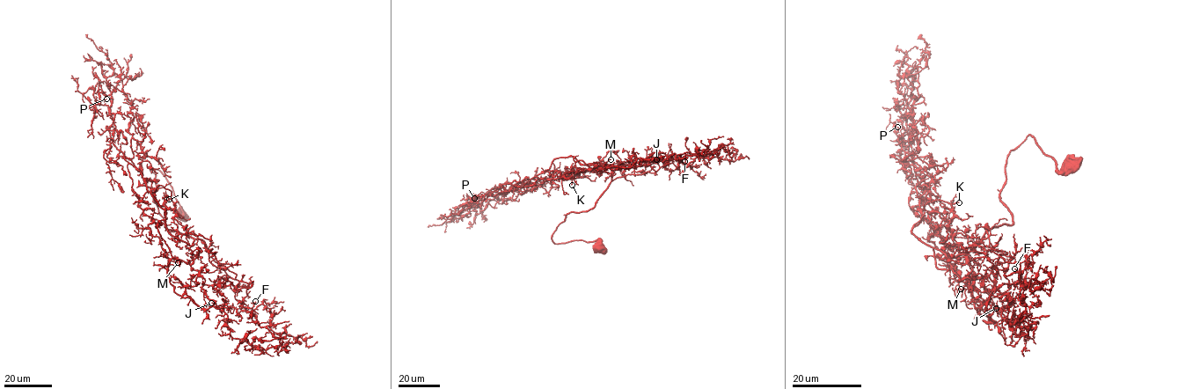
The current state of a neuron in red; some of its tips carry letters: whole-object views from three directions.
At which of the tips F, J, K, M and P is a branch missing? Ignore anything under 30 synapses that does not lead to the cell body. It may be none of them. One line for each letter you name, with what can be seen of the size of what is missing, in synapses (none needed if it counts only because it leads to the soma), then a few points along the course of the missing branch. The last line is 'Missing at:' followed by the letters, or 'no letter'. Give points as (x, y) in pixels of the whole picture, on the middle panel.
F: about 80 synapses; missing branch runs (684, 161), (689, 158), (698, 160)
K: about 30 synapses; missing branch runs (572, 185), (563, 189), (553, 188)
Missing at: F, K

